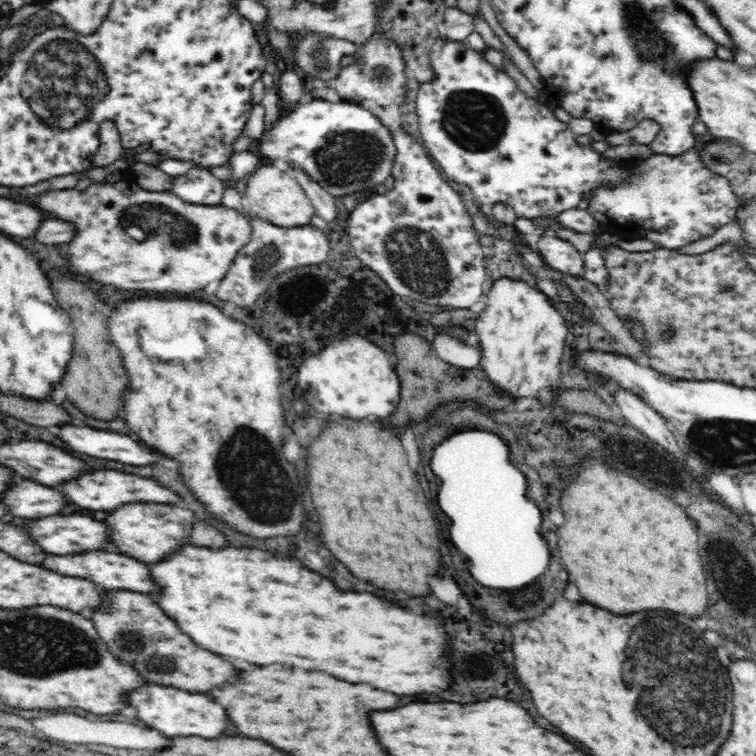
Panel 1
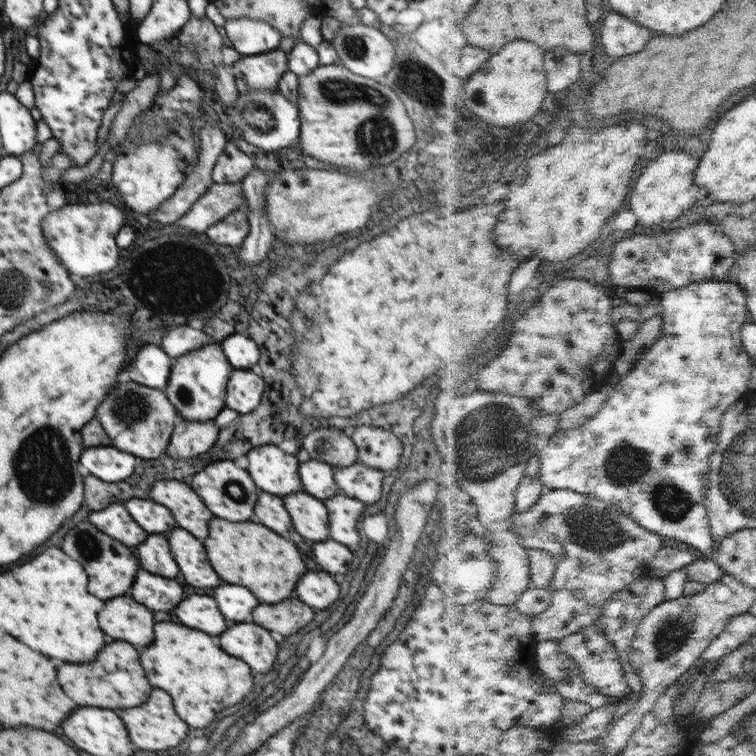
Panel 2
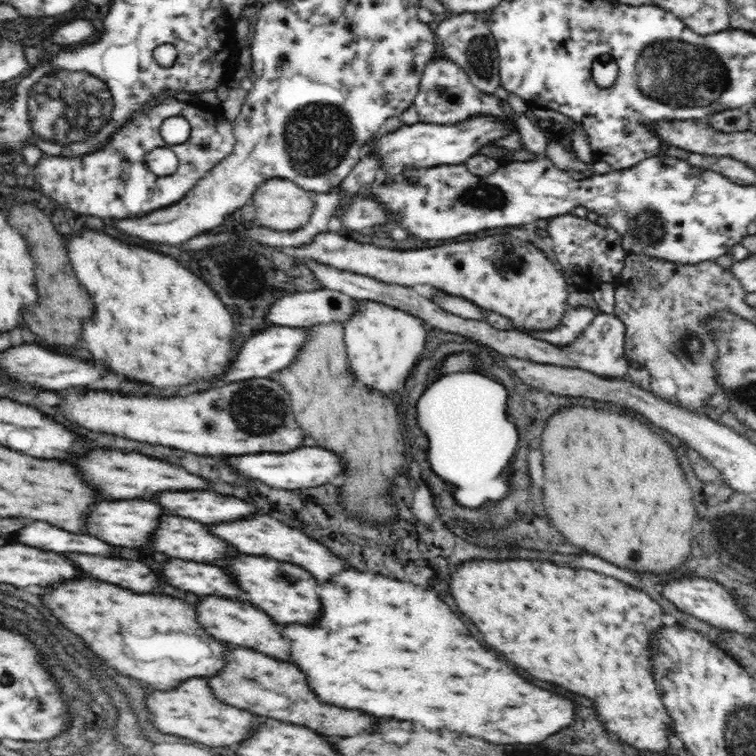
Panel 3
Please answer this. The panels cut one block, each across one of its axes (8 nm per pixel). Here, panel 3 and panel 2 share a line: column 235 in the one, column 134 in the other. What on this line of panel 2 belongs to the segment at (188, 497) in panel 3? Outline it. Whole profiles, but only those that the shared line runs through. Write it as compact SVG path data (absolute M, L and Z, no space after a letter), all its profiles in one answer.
M132 498L126 500L123 505L132 514L134 522L137 522L148 534L168 535L176 526L170 510L166 510L165 506L153 500Z

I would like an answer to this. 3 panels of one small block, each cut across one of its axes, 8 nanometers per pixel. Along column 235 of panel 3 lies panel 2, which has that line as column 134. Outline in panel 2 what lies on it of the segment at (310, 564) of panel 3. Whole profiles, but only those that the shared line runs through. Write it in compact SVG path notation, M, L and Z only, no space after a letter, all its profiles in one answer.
M110 504L104 510L90 512L88 520L98 530L104 530L104 534L120 540L133 550L149 535L137 522L134 522L133 518L130 518L130 513L123 504Z

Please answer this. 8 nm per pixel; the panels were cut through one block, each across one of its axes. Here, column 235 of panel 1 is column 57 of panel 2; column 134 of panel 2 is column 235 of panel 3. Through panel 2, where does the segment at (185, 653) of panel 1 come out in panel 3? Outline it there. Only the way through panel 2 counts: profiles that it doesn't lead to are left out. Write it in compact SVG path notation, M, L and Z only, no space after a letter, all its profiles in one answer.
M226 644L226 668L220 676L210 678L212 694L226 704L242 710L250 710L258 716L268 718L280 718L282 722L308 726L316 730L318 734L326 736L358 736L368 730L372 730L370 716L358 710L346 710L340 706L328 706L326 702L316 700L316 694L312 694L308 680L304 678L304 672L298 666L278 662L274 658L268 658L267 654L256 652L250 648L230 646Z

